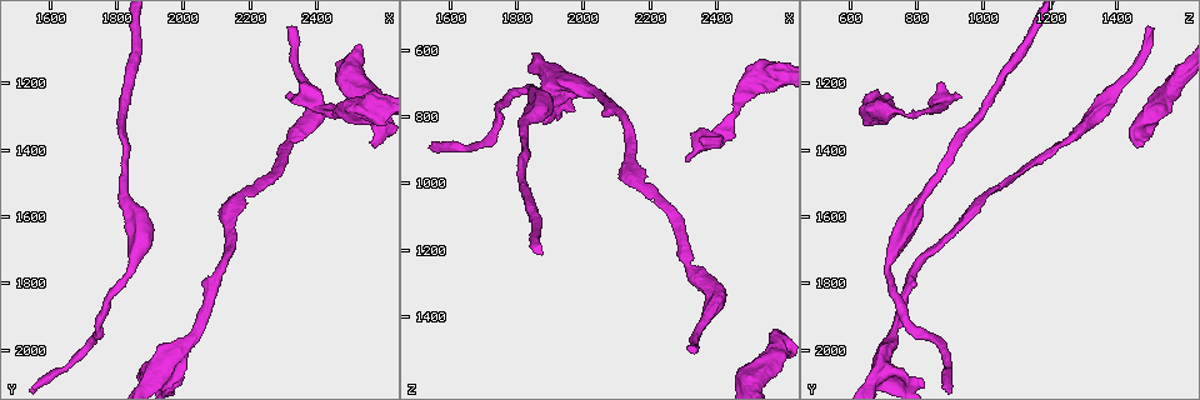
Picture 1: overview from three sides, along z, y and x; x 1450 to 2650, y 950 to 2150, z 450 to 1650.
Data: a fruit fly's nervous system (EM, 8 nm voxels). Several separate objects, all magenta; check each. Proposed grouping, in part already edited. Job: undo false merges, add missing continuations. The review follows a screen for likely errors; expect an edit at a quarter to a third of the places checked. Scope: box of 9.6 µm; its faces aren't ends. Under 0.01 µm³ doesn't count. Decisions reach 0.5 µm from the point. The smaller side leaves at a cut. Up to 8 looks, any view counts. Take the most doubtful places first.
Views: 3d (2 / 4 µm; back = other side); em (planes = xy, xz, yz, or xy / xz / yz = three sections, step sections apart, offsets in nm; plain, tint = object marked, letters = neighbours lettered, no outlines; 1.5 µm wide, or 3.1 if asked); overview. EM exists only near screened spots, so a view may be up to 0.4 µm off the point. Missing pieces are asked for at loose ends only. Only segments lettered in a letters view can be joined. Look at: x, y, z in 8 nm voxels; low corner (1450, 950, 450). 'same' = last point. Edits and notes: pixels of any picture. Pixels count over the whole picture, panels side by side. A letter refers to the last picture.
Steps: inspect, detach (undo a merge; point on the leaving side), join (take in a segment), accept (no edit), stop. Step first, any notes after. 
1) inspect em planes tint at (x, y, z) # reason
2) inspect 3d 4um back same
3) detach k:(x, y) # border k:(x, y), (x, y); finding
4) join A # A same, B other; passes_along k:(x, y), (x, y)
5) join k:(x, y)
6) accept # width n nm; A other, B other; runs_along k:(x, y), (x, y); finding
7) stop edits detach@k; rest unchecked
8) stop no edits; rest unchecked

inspect 3d 4um back at (2310, 1030, 1500) # long arm stops here

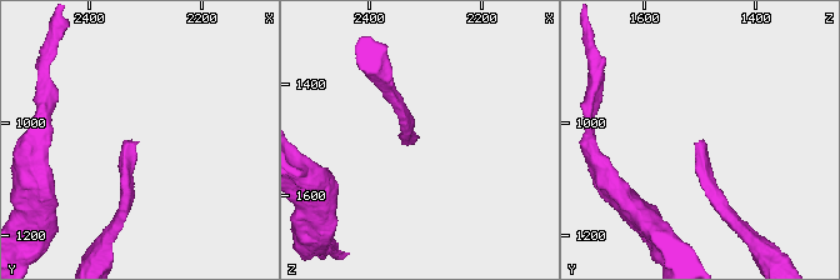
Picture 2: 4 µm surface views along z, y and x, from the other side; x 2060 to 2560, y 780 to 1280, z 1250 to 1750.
inspect em planes plain at (2310, 1030, 1500)

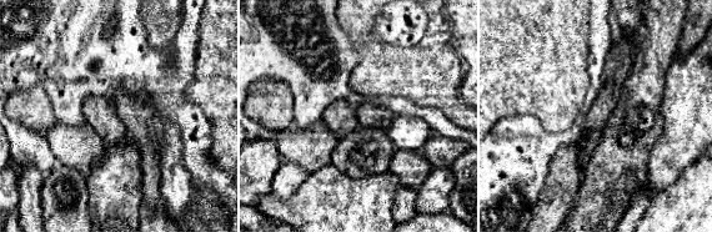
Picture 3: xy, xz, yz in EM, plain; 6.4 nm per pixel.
inspect em planes letters same

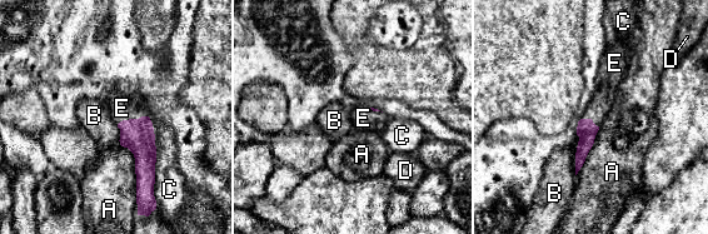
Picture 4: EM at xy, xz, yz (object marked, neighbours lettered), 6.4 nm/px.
join E # A other, B other, C other, D other, E same; passes_along 4:(138, 135), (131, 119), (121, 108); it goes on there

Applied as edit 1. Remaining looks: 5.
inspect overview

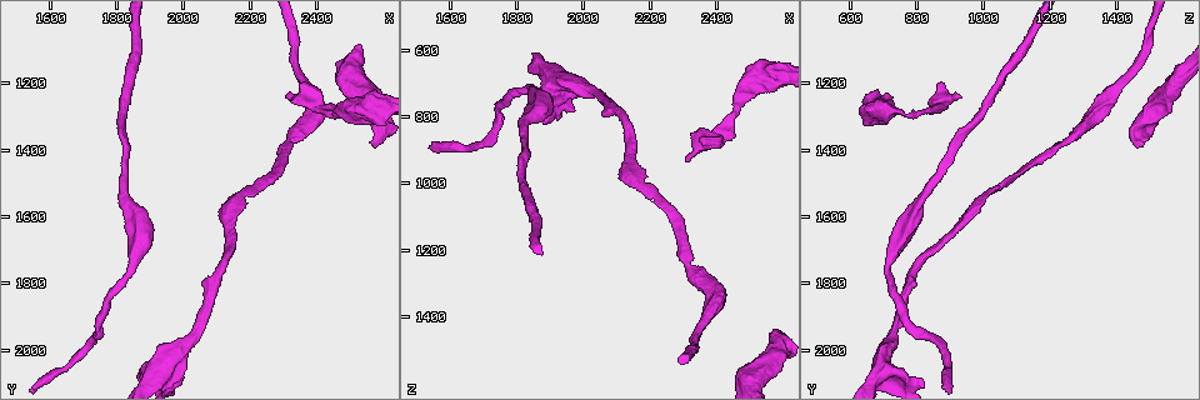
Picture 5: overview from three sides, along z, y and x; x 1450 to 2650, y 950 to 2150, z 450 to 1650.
inspect em planes letters at (2310, 1240, 930) # long arm stops here

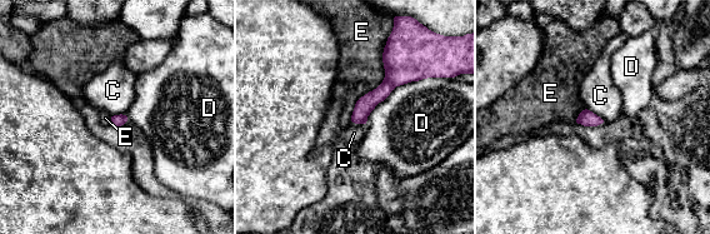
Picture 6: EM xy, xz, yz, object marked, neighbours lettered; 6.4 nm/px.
accept # C other, D other, E other; runs_along 6:(394, 55), (394, 78), (355, 119); no lettered segment goes on from it

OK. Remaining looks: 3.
inspect em planes letters at (2560, 1370, 1450) # thick end

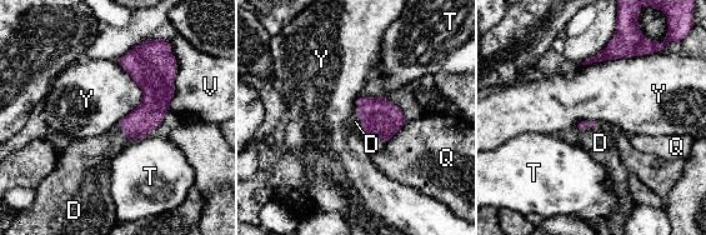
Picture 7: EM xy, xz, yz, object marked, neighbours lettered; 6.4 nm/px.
join D # D same, Q other, T other, V other, Y other; it goes on there

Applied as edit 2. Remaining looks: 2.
stop edits join@4, join@7; rest unchecked

